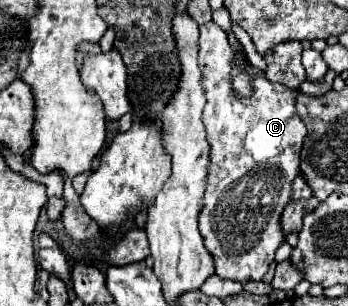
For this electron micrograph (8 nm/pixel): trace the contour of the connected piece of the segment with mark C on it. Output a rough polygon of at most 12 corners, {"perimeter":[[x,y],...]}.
{"perimeter":[[214,21],[198,65],[210,173],[200,233],[216,275],[264,279],[308,131],[290,89],[232,87]]}

